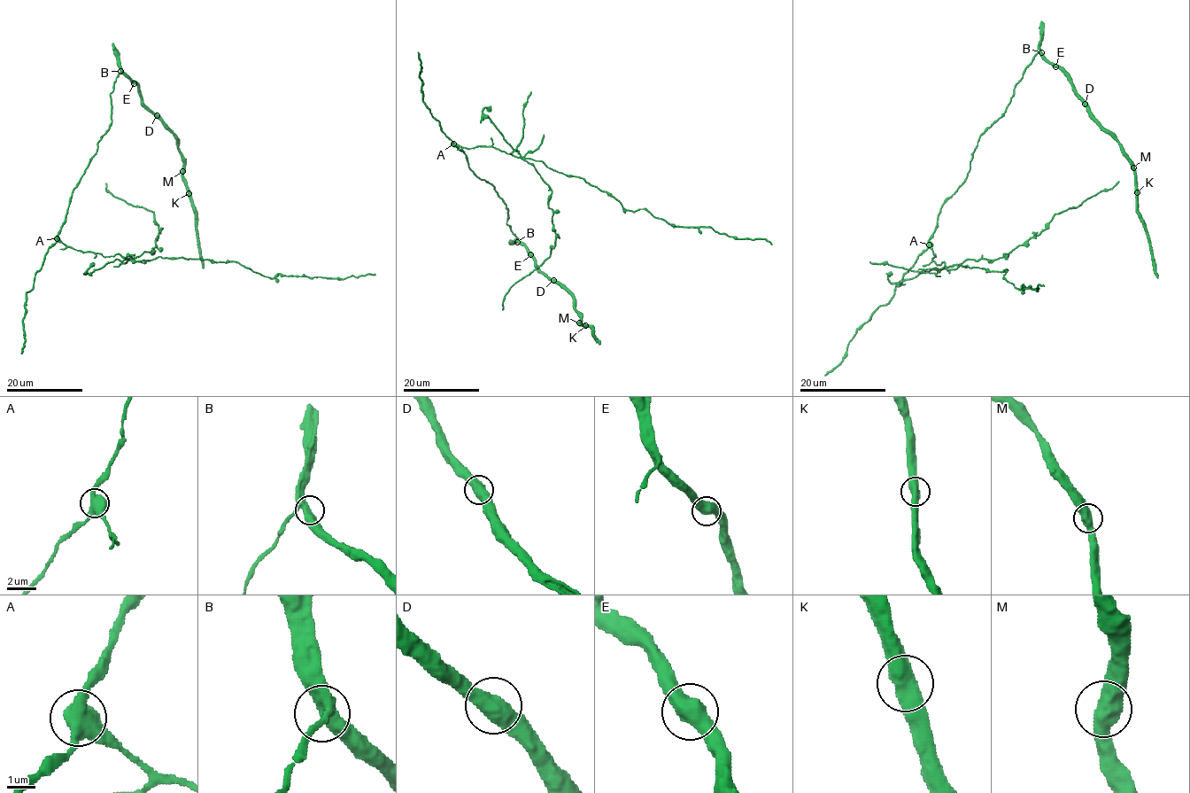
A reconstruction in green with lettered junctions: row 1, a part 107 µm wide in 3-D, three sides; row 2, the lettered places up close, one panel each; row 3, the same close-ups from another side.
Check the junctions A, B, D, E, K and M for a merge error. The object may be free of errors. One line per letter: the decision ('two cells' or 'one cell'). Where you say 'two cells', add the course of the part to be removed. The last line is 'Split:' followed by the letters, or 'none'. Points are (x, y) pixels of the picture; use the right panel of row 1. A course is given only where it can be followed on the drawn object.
A: two cells; foreign part runs (929, 244), (932, 260), (948, 271), (961, 265), (1005, 270), (1004, 277), (1020, 290), (1044, 286)
B: one cell
D: one cell
E: one cell
K: one cell
M: one cell
Split: A

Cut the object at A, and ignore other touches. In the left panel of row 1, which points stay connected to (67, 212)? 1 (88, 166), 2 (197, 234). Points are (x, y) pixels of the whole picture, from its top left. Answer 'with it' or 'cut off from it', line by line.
1: with it
2: with it

